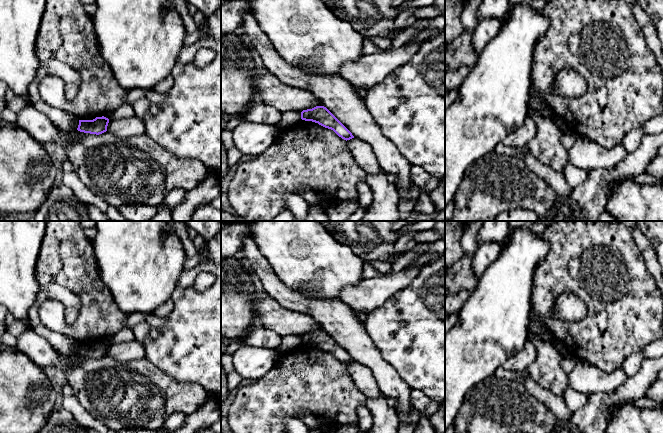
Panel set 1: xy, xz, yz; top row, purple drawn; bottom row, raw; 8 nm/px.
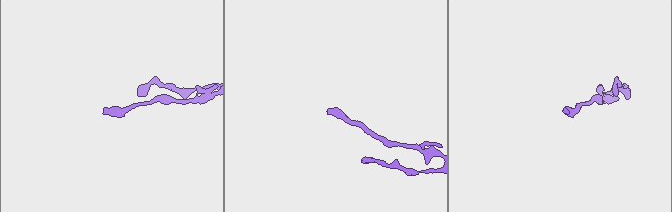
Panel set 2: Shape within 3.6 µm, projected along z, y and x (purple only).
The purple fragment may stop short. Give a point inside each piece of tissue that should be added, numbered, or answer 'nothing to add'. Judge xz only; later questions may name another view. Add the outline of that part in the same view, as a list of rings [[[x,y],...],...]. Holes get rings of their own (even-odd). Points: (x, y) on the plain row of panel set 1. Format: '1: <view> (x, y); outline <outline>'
nothing to add

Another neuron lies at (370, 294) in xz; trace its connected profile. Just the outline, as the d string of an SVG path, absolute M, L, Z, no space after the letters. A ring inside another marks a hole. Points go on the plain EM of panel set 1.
M414 267L396 274L380 273L374 278L364 279L359 284L345 286L340 292L339 300L355 312L370 314L396 292L409 286L422 267Z

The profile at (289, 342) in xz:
M286 335L282 336L281 344L277 347L276 351L278 353L287 353L296 348L301 344L300 335Z

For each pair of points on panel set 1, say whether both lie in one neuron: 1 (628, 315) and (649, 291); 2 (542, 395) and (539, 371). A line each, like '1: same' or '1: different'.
1: same
2: different

